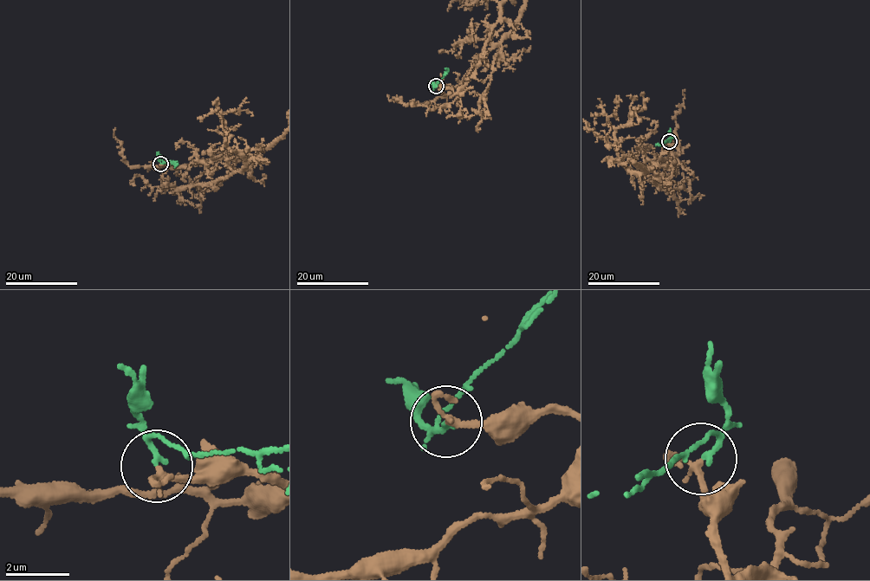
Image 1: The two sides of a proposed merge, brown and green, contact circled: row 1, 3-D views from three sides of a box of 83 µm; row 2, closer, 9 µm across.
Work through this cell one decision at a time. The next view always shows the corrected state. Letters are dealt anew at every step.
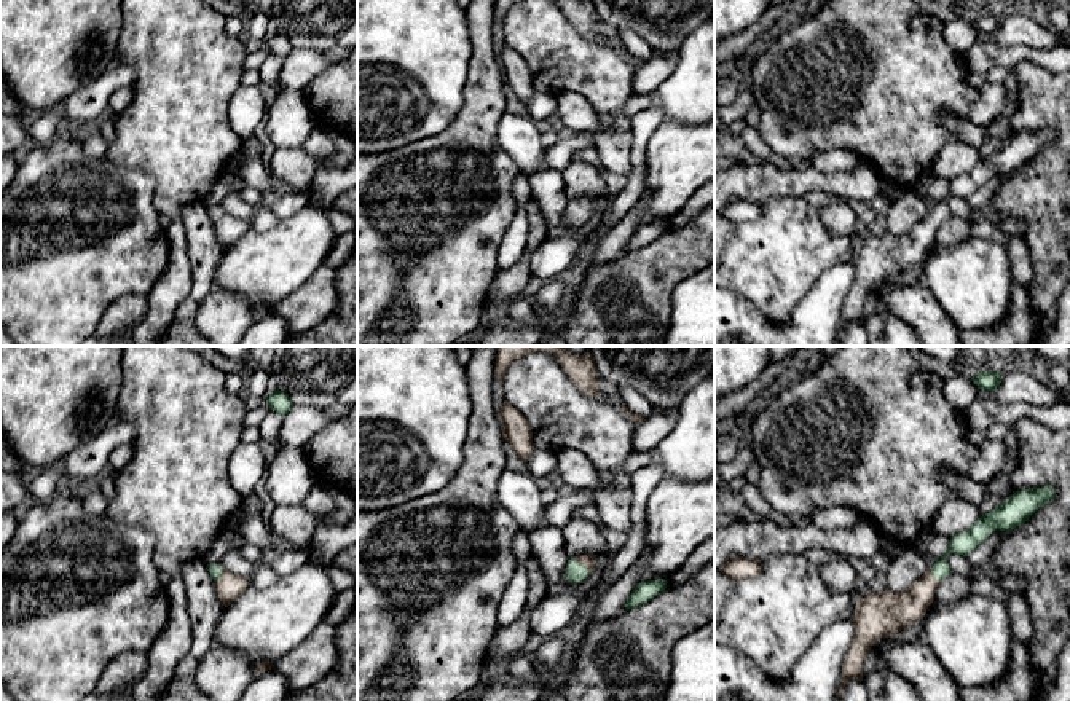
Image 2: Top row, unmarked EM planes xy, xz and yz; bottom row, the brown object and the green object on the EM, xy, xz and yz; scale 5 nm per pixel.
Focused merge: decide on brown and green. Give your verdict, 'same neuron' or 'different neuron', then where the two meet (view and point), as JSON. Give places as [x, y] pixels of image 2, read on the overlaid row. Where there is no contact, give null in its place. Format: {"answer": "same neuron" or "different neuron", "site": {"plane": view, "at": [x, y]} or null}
{"answer": "same neuron", "site": {"plane": "xz", "at": [584, 565]}}

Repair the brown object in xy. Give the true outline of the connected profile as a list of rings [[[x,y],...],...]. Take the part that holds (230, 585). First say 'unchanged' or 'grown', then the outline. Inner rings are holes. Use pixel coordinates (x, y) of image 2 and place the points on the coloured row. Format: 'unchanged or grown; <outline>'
grown; [[[207,564],[207,568],[214,579],[217,595],[225,607],[244,593],[247,587],[246,577],[233,574],[222,566]]]

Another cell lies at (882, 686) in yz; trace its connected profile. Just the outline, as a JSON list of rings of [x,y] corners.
[[[887,670],[864,676],[869,703],[925,703],[912,684]]]

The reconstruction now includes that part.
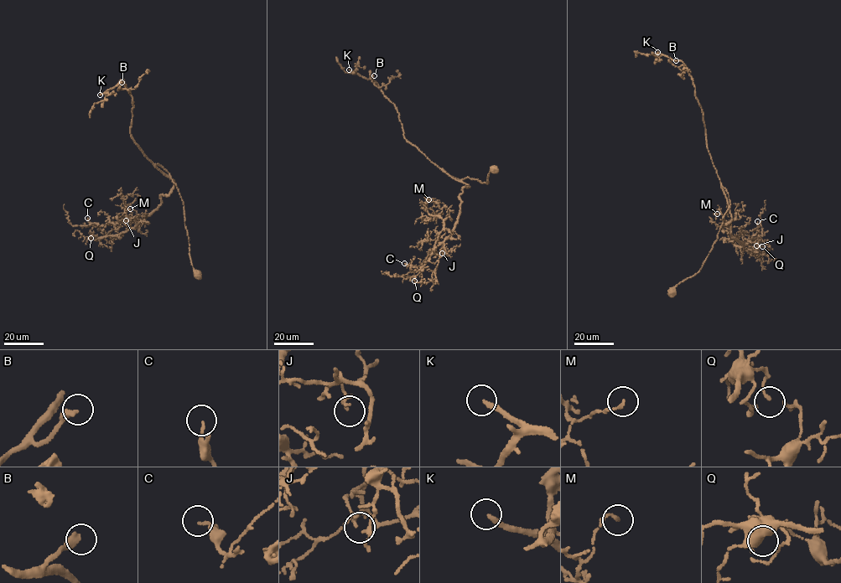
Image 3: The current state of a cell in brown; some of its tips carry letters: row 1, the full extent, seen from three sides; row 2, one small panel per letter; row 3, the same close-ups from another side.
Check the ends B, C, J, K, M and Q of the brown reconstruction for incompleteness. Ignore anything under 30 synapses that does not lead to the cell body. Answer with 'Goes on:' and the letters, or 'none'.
Goes on: K

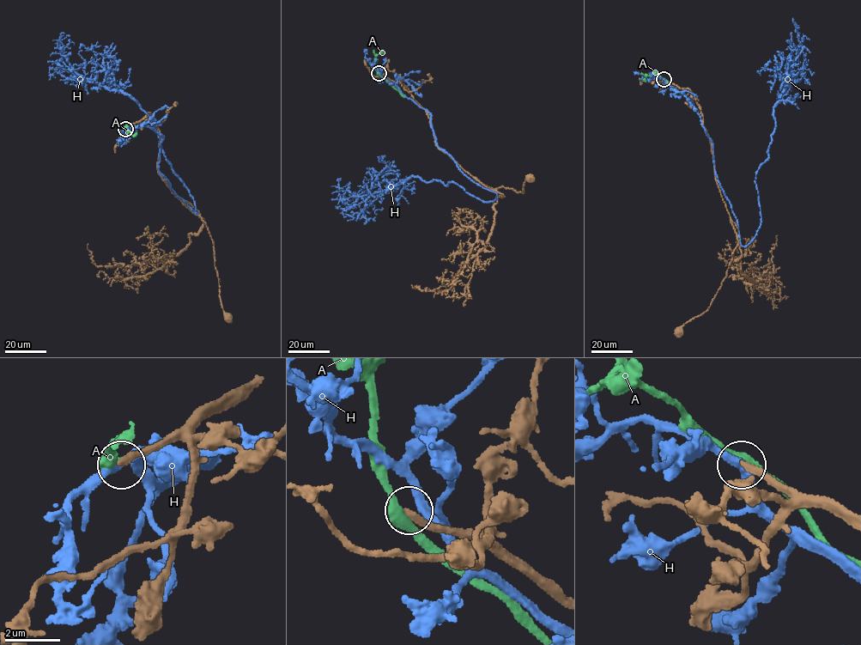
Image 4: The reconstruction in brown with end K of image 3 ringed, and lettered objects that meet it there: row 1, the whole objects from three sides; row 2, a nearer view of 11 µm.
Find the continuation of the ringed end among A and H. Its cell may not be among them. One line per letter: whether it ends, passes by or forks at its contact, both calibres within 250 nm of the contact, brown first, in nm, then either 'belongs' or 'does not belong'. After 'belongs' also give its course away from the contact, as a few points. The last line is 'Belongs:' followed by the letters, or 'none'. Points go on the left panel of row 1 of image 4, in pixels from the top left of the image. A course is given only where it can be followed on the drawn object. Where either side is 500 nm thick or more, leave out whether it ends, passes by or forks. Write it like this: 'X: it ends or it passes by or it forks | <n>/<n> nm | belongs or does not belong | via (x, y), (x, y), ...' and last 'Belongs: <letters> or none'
A: it passes by | 300/400 nm | does not belong
H: it passes by | 320/340 nm | does not belong
Belongs: none

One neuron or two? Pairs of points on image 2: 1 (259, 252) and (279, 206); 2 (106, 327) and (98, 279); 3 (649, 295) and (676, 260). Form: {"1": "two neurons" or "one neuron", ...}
{"1": "two neurons", "2": "two neurons", "3": "one neuron"}

